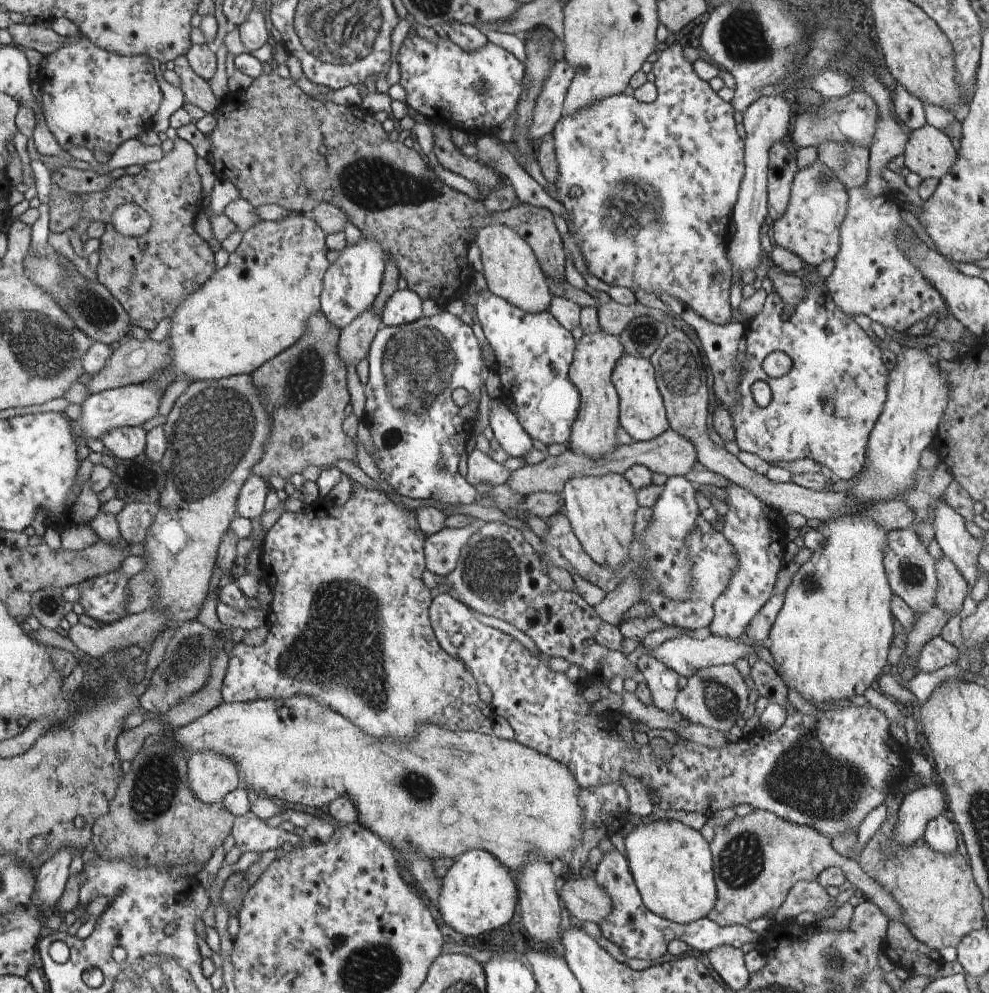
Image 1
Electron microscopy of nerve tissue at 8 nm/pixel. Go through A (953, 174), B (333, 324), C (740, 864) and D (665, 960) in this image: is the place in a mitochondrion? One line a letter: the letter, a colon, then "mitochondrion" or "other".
A: other
B: other
C: mitochondrion
D: other

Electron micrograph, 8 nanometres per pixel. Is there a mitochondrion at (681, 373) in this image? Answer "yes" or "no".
yes

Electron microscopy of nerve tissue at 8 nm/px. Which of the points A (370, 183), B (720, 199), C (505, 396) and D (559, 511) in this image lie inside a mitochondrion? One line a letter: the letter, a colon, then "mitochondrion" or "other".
A: mitochondrion
B: other
C: other
D: other

